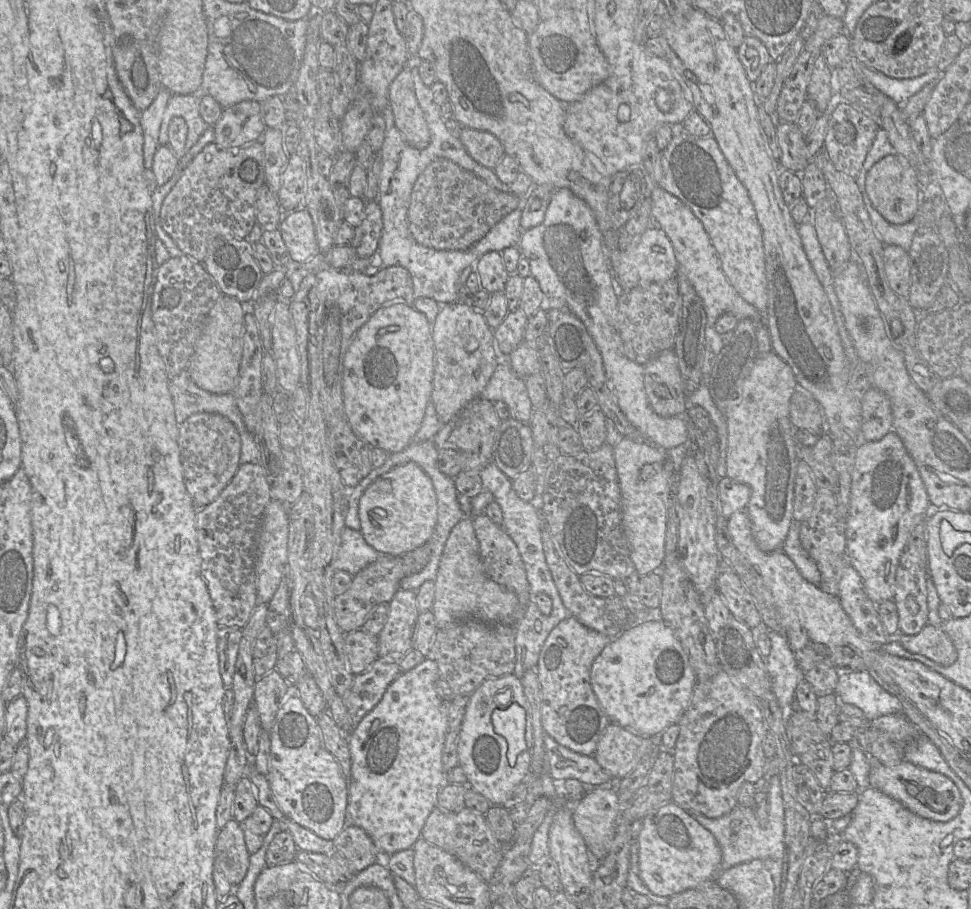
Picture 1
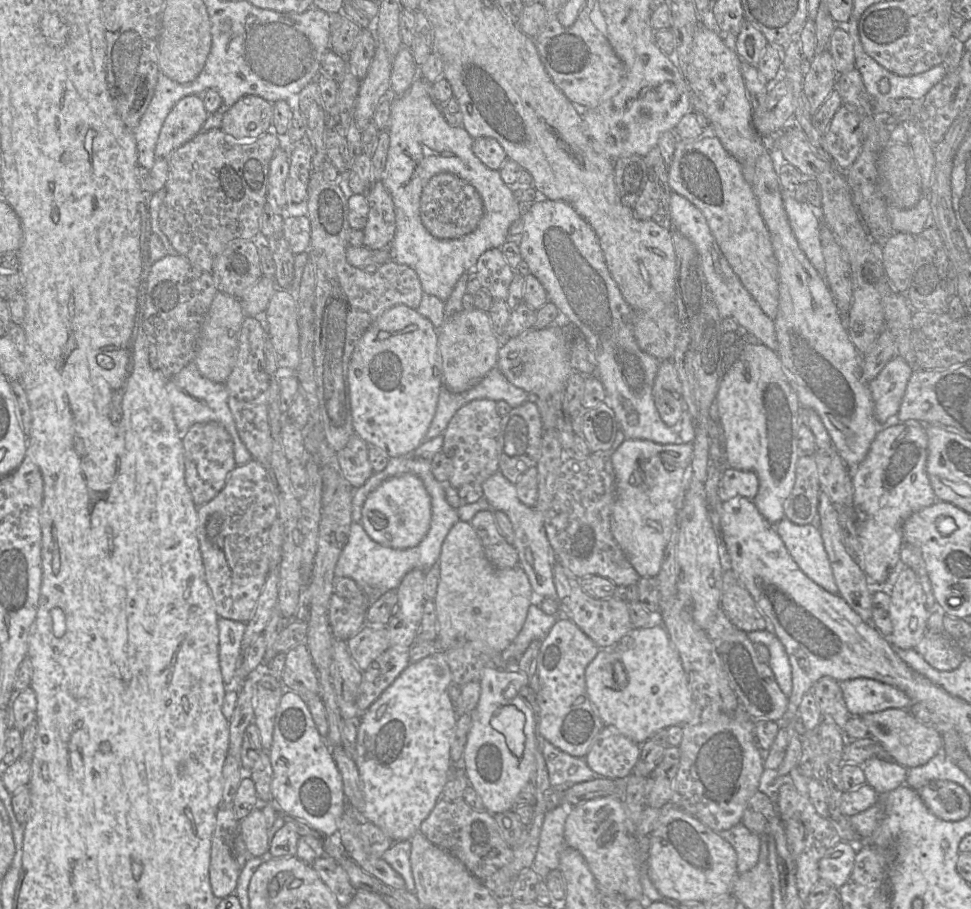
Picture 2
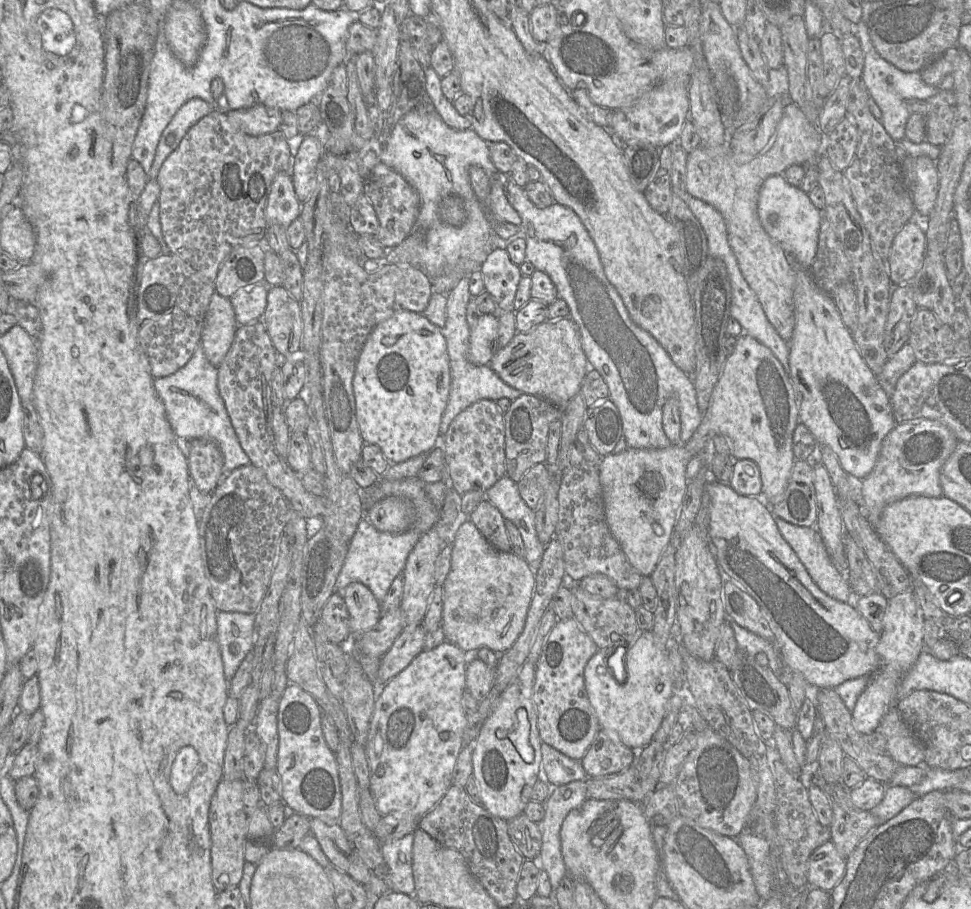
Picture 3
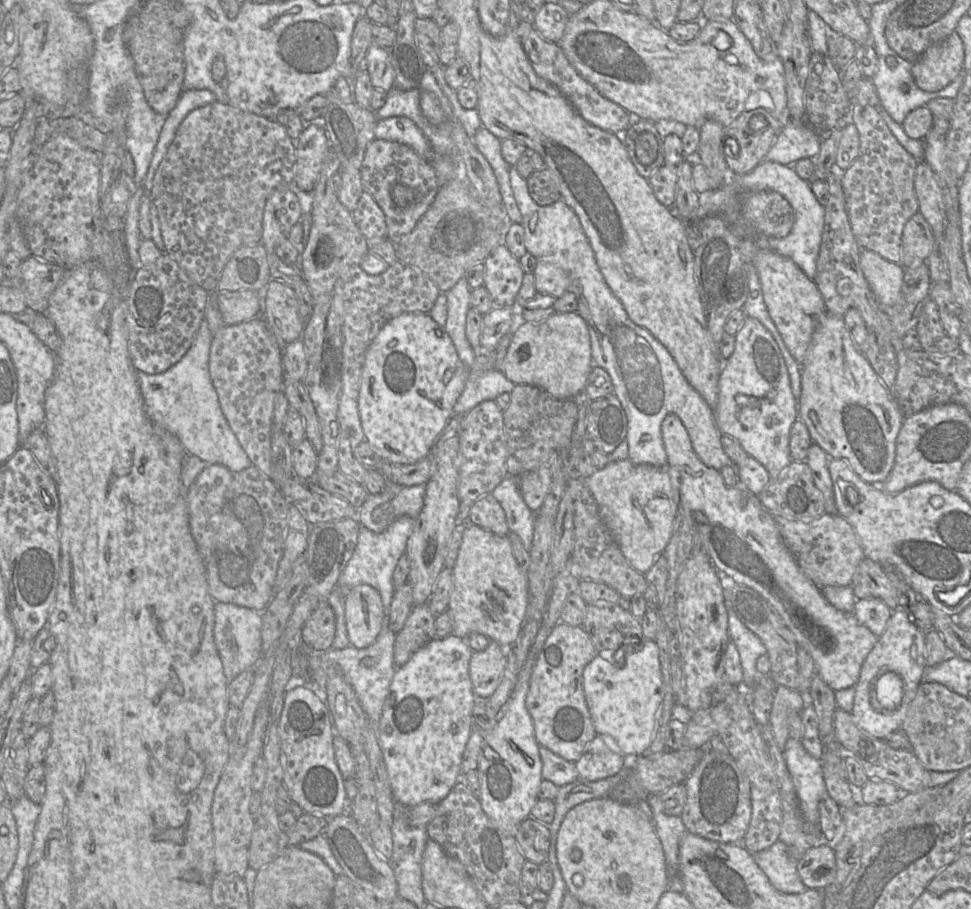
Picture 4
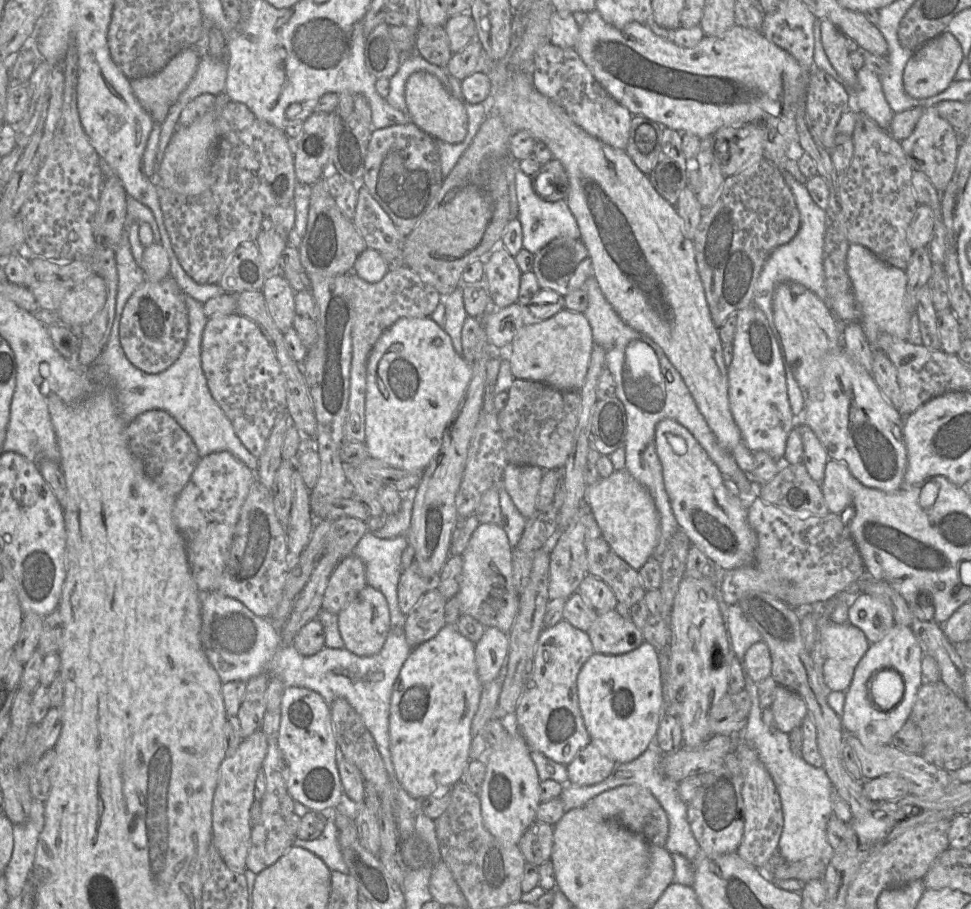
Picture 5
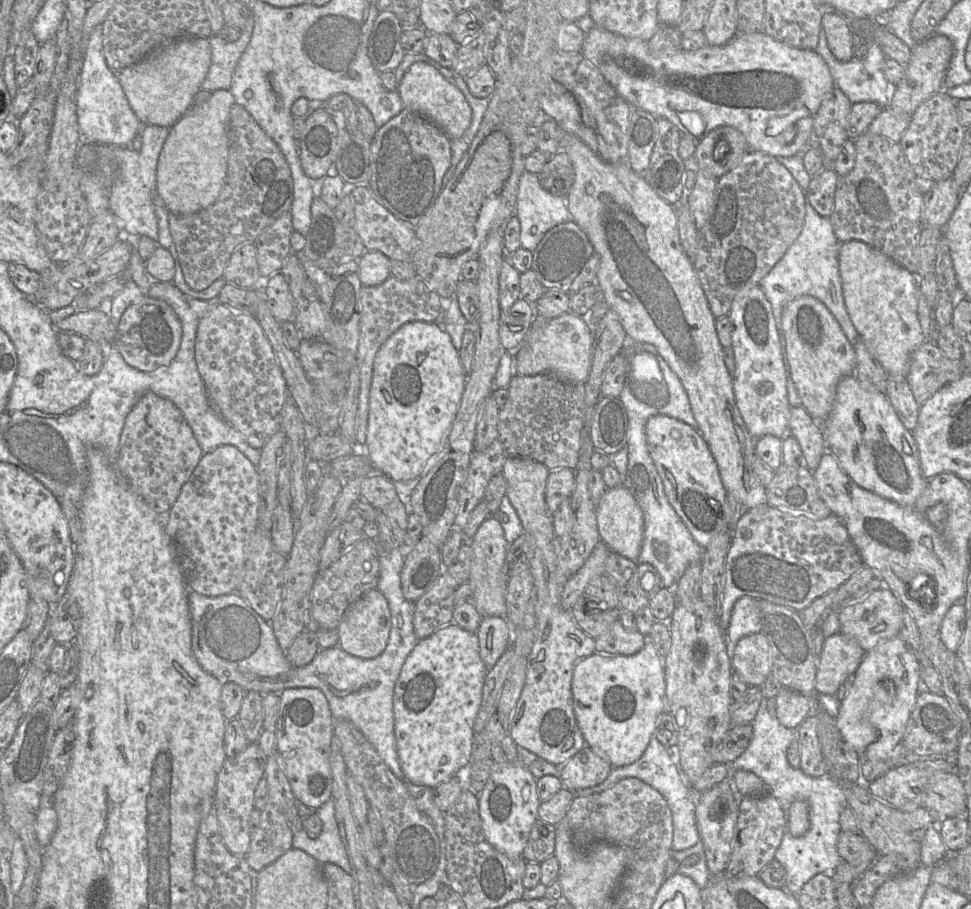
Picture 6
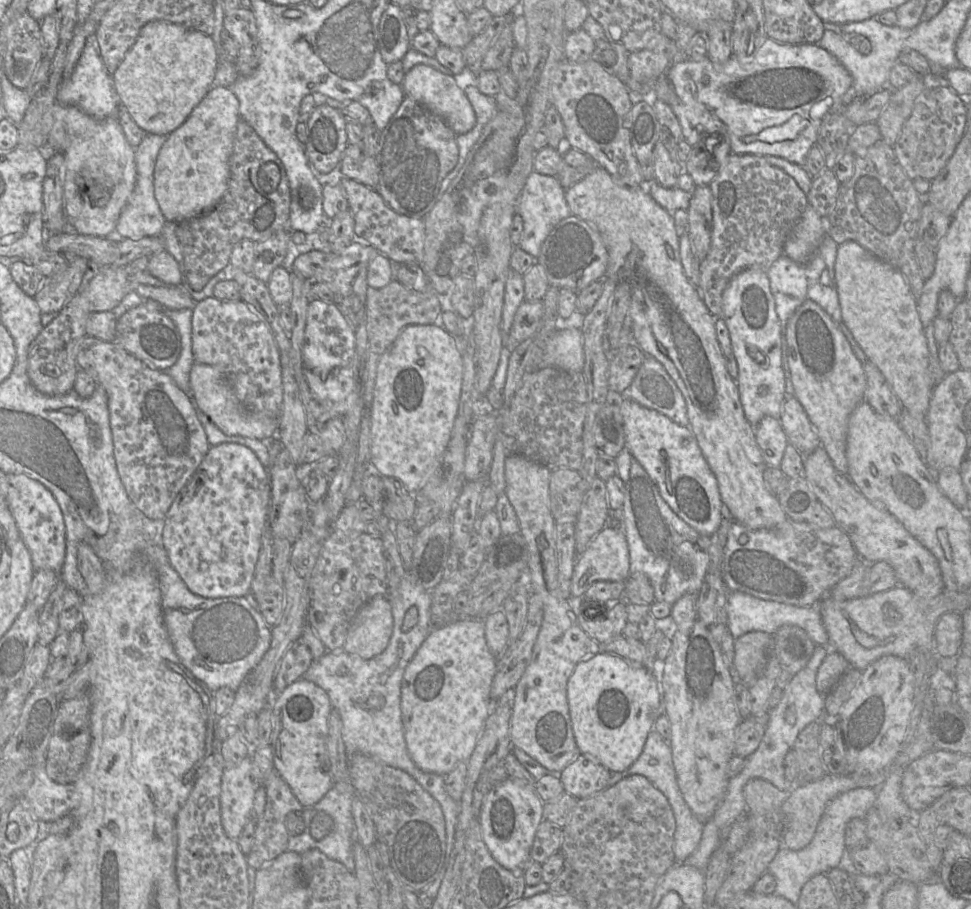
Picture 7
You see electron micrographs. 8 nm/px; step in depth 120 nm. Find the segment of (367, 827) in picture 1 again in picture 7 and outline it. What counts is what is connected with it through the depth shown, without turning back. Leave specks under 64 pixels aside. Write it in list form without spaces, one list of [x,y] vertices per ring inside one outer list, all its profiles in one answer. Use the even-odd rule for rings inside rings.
[[[483,619],[454,620],[447,625],[435,627],[422,642],[406,666],[401,683],[401,713],[405,742],[412,761],[419,769],[424,772],[447,775],[459,762],[467,762],[469,760],[482,733],[487,717],[496,709],[496,703],[490,699],[490,689],[496,673],[496,665],[497,657],[492,654],[486,643]]]

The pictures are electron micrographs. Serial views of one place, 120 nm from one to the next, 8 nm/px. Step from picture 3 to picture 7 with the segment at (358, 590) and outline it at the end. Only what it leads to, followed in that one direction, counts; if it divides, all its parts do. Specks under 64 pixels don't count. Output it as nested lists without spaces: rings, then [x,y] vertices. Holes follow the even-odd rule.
[[[384,595],[365,603],[350,622],[343,650],[362,659],[384,651],[393,630],[391,605]]]

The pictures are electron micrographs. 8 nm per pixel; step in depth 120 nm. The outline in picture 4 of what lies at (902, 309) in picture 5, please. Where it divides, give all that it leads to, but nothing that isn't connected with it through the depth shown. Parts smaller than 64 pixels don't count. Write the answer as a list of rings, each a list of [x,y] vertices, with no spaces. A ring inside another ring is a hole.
[[[861,249],[860,268],[877,302],[884,309],[893,307],[901,291],[904,268],[883,259],[877,253]]]

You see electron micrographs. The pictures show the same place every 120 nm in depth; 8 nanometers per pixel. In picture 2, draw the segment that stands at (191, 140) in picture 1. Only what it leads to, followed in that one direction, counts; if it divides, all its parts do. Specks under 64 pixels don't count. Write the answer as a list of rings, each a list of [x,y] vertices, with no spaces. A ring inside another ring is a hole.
[[[189,95],[177,102],[166,117],[155,148],[155,159],[168,157],[192,140],[202,129],[209,113],[203,99]]]

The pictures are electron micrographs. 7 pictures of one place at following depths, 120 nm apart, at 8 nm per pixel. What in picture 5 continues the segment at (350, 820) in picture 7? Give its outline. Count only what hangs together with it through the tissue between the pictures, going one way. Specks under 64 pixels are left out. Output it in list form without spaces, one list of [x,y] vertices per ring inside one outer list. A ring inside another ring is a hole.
[[[335,811],[321,812],[327,818],[327,823],[321,835],[312,841],[294,838],[293,845],[308,850],[318,856],[330,869],[348,875],[349,870],[343,860],[338,842],[338,833],[334,821]]]

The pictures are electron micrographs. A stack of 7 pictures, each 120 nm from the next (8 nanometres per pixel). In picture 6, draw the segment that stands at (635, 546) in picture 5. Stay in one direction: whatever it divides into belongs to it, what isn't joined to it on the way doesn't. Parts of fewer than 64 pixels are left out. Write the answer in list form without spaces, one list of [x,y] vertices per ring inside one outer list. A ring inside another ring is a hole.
[[[624,485],[607,488],[595,504],[597,526],[601,541],[612,552],[631,561],[637,561],[643,542],[644,515],[631,492]]]

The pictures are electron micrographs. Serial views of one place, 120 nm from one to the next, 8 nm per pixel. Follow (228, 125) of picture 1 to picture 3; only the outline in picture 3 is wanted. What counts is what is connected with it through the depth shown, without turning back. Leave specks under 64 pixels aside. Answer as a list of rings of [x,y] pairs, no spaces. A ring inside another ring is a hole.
[[[261,104],[247,109],[231,110],[228,117],[233,125],[251,136],[261,136],[279,129],[282,111]]]

